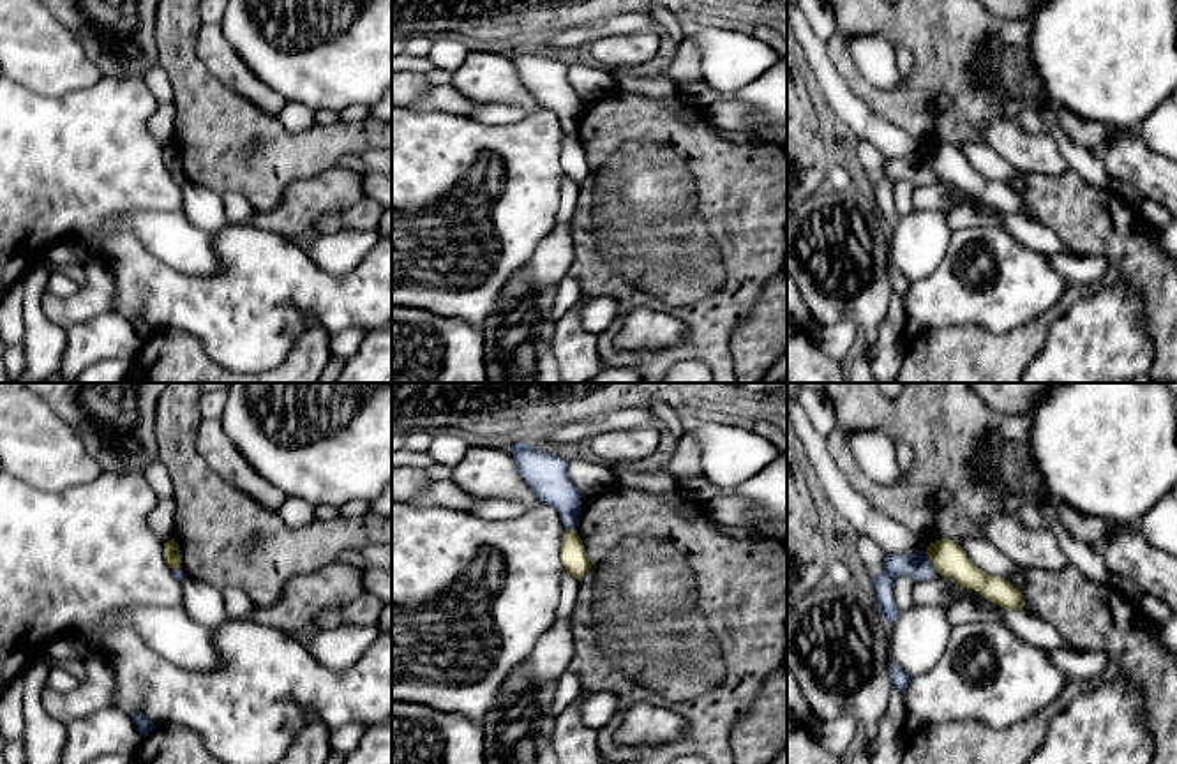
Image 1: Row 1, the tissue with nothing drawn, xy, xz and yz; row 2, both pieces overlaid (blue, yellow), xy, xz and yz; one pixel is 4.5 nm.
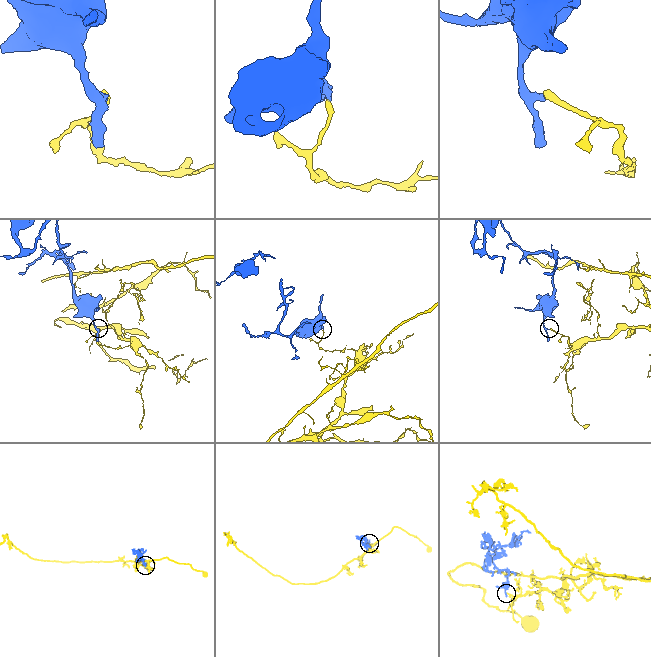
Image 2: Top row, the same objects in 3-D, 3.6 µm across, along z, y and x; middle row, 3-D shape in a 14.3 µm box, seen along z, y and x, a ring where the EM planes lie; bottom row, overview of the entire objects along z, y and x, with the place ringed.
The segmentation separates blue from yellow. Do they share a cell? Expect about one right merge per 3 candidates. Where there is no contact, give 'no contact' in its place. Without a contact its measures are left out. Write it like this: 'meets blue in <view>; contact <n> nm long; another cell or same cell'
meets blue in yz; contact 120 nm long; another cell

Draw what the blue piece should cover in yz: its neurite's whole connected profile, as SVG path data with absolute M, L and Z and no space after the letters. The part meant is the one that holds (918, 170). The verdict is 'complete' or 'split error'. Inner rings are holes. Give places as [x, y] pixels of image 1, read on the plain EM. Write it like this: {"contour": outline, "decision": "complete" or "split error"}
{"contour": "M926 155L912 159L886 159L882 178L872 184L873 201L886 229L900 221L895 208L893 192L896 184L902 180L911 180L914 185L928 185L935 182L937 176Z", "decision": "complete"}

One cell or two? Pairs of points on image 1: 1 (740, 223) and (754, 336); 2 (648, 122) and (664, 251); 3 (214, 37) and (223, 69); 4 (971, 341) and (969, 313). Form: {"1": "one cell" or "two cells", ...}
{"1": "two cells", "2": "one cell", "3": "one cell", "4": "two cells"}

